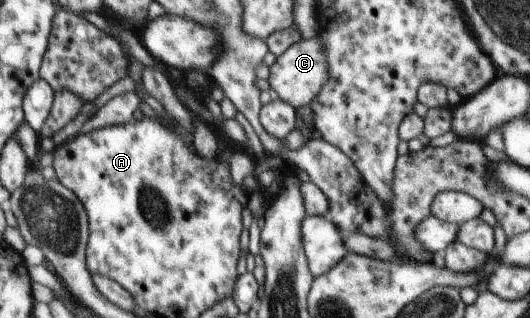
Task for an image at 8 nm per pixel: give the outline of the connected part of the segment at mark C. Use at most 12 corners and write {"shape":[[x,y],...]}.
{"shape":[[320,37],[291,45],[270,67],[275,98],[310,105],[331,78]]}

